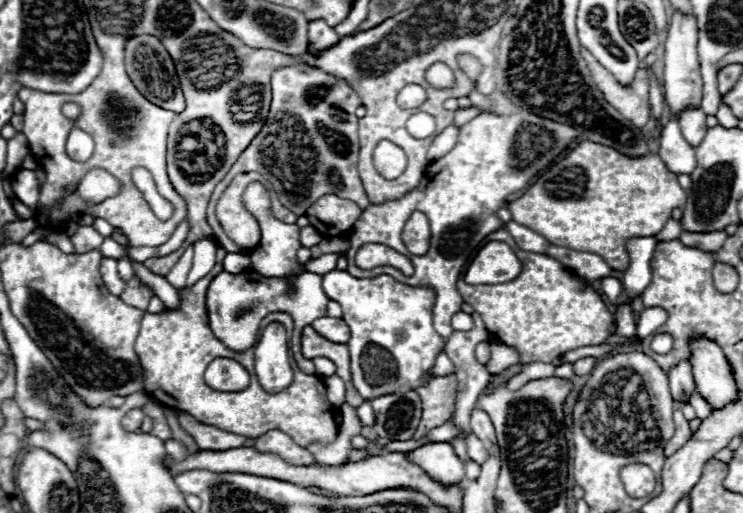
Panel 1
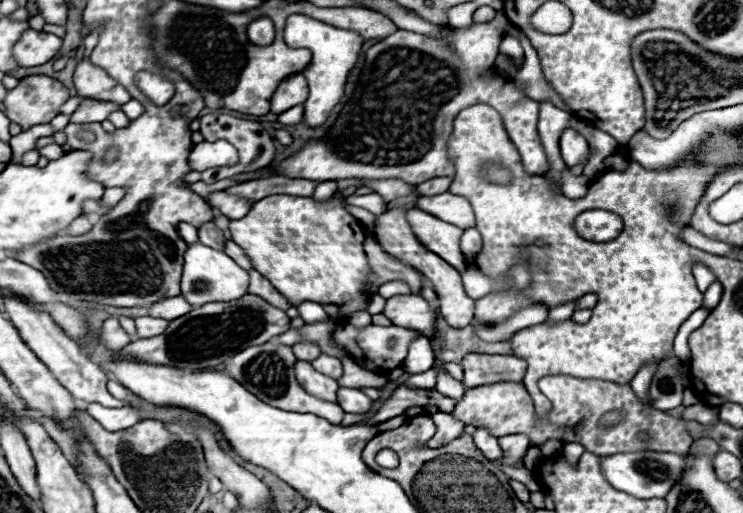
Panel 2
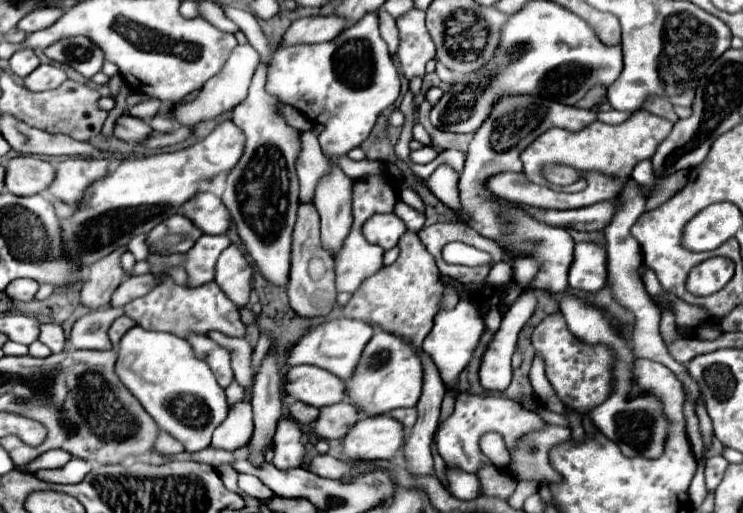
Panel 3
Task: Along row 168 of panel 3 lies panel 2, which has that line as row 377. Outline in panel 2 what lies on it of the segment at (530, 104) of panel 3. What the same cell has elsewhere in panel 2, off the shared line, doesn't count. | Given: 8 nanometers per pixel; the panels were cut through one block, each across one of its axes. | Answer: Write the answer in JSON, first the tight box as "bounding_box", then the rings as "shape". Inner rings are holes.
{"bounding_box":[462,354,526,388],"shape":[[[466,354],[462,358],[466,388],[494,384],[504,380],[520,382],[526,372],[526,360],[502,354]]]}

